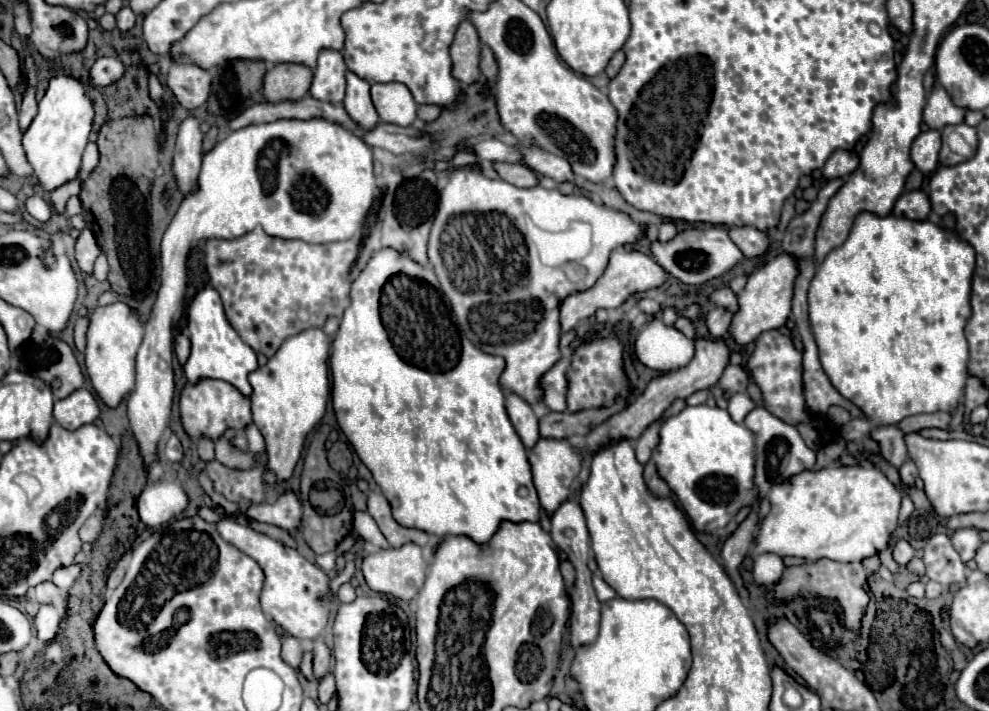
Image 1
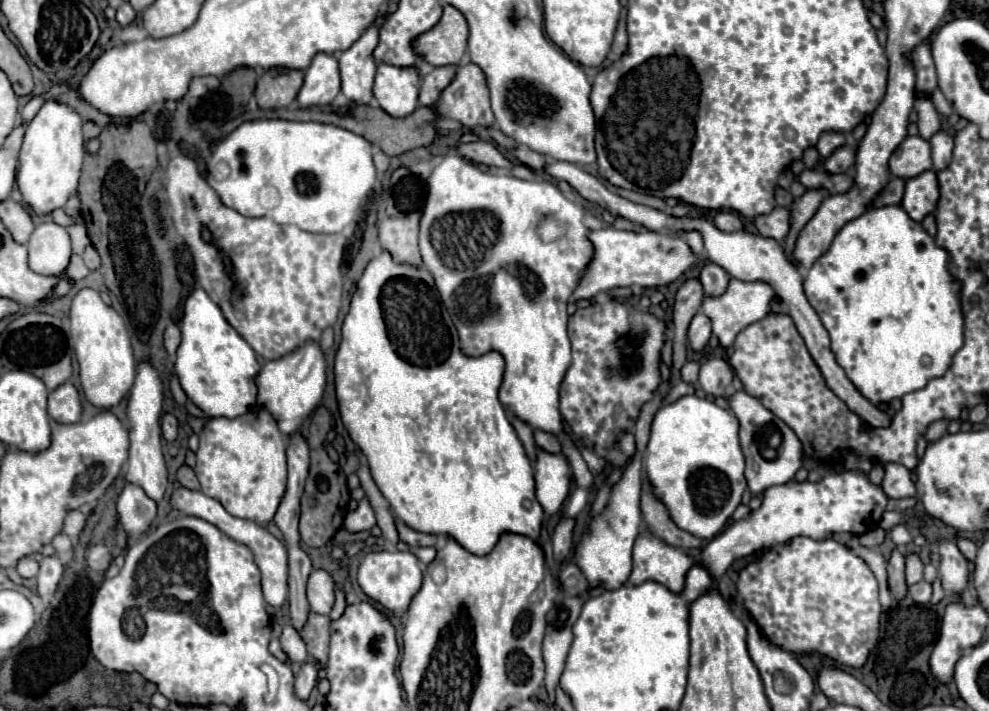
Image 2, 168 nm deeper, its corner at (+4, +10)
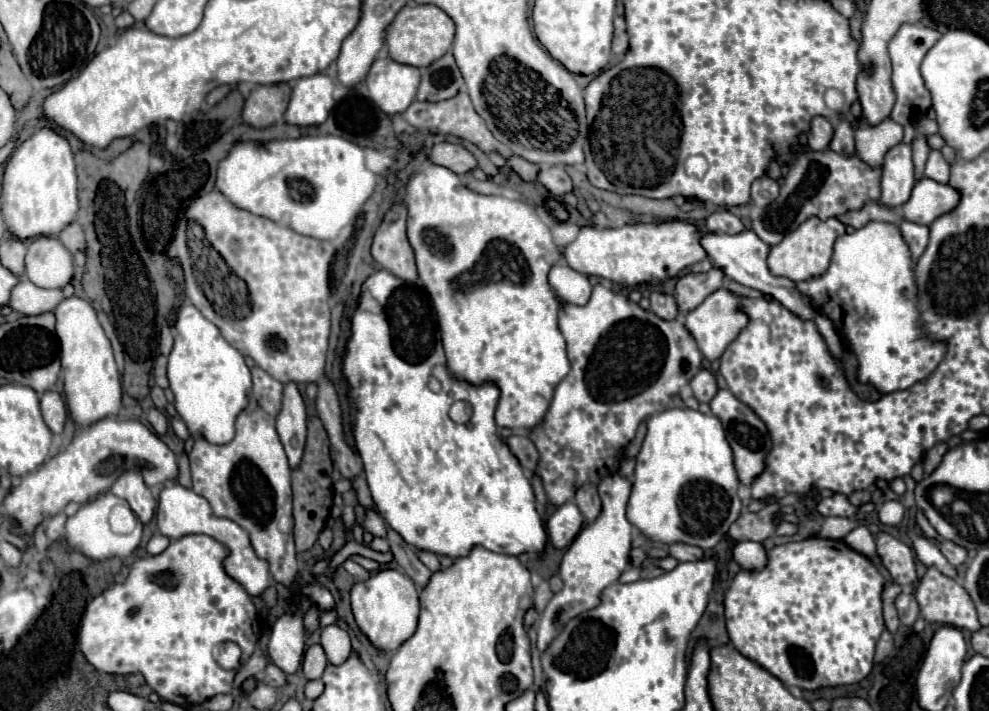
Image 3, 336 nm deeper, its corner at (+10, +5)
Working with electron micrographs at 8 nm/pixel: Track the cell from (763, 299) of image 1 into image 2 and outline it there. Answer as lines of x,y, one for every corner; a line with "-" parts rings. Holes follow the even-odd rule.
731,279
727,291
721,297
715,299
705,299
701,311
711,319
713,323
713,333
719,337
719,343
723,347
729,347
735,337
751,323
767,317
771,313
771,303
775,299
775,291
771,285
763,283
763,281
755,281
755,283
745,283
739,279

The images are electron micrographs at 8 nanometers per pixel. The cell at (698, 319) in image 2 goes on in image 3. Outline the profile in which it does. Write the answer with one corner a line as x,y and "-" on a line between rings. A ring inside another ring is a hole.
601,284
593,286
593,294
585,306
563,304
559,310
559,320
561,334
567,340
567,358
571,370
557,384
543,422
527,430
529,440
539,452
537,474
543,482
547,500
553,506
573,500
575,492
583,484
599,484
605,476
617,474
623,460
623,450
635,438
639,424
651,414
667,410
671,398
677,396
701,370
703,360
703,354
683,322
663,320
651,310
643,310
627,296

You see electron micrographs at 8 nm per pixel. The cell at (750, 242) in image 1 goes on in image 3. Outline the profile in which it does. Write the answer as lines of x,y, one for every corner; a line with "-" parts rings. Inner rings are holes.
719,210
719,212
709,214
705,228
709,232
723,232
723,234
739,234
745,230
743,222
735,214
731,214
729,210

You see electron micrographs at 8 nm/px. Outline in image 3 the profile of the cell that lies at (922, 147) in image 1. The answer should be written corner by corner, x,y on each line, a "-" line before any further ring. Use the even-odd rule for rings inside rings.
901,142
885,154
879,204
891,210
903,206
909,200
913,186
915,186
915,176
913,176
911,144

